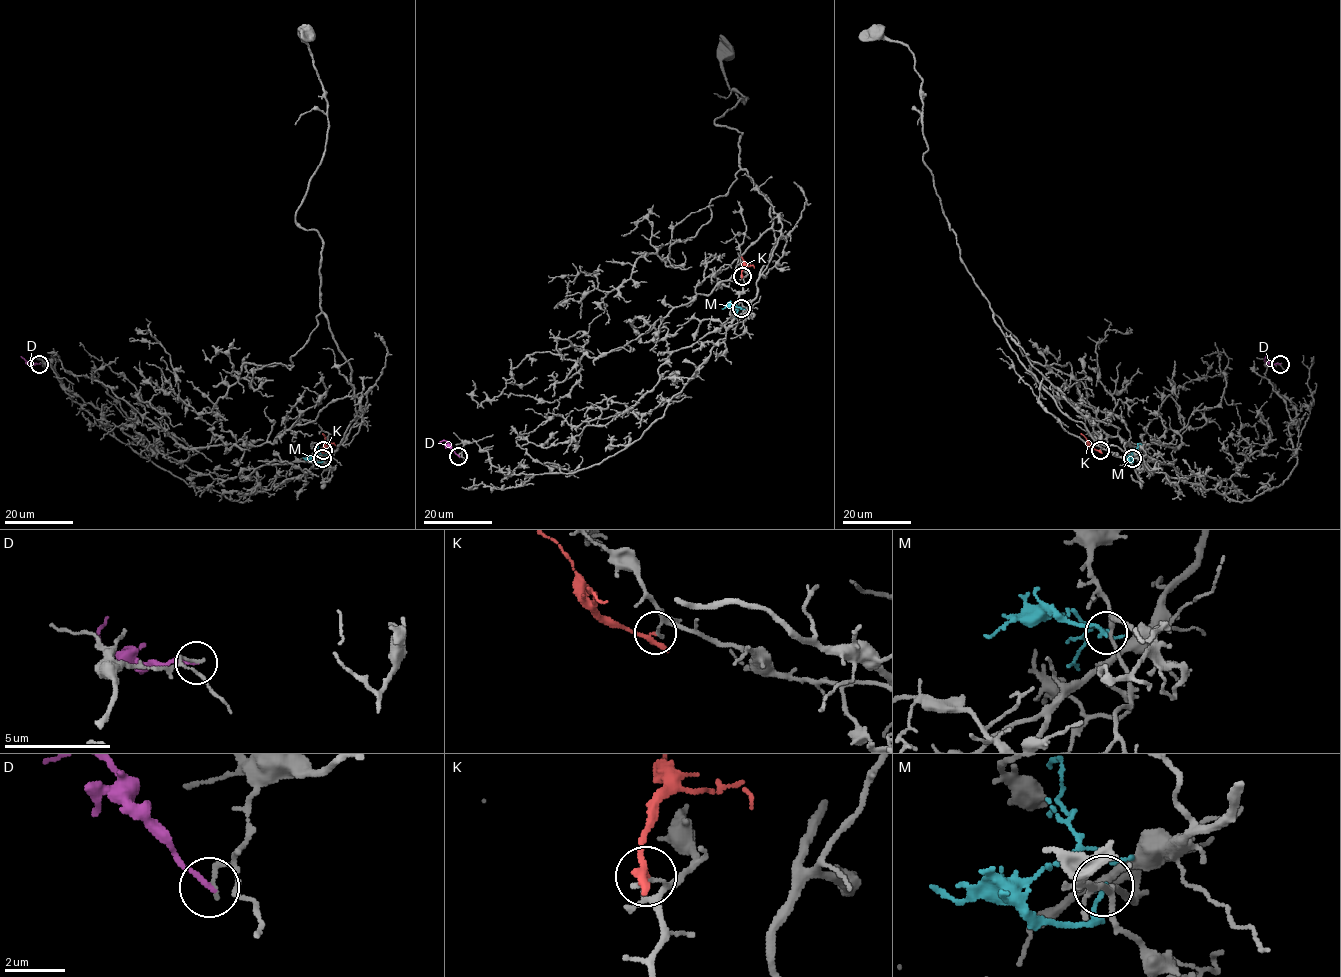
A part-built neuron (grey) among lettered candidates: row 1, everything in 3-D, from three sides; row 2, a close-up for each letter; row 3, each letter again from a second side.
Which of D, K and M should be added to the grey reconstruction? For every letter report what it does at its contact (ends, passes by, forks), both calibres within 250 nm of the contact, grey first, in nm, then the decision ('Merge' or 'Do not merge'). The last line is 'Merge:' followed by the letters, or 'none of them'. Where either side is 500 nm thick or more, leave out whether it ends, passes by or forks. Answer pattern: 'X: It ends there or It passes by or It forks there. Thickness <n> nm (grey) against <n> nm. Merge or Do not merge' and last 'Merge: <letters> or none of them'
D: It ends there. Thickness 150 nm (grey) against 140 nm. Do not merge
K: It ends there. Thickness 100 nm (grey) against 320 nm. Do not merge
M: It ends there. Thickness 150 nm (grey) against 120 nm. Do not merge
Merge: none of them

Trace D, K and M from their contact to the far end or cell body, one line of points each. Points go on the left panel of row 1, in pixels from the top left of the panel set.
D: (40, 363), (29, 363), (21, 356)
K: (323, 450), (322, 433)
M: (322, 458), (320, 462), (314, 460), (320, 452), (316, 444)

